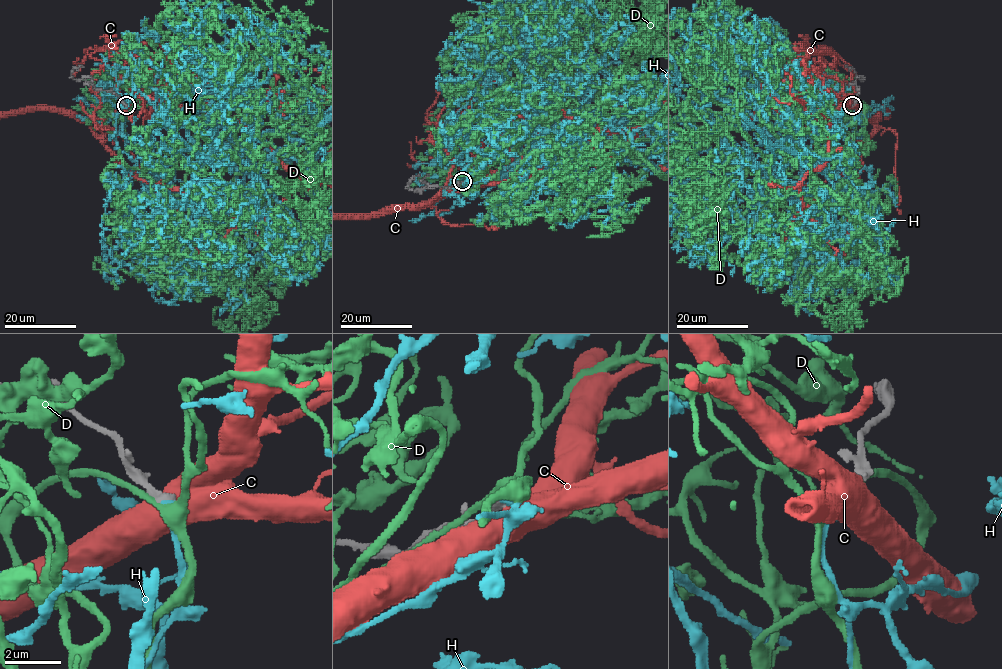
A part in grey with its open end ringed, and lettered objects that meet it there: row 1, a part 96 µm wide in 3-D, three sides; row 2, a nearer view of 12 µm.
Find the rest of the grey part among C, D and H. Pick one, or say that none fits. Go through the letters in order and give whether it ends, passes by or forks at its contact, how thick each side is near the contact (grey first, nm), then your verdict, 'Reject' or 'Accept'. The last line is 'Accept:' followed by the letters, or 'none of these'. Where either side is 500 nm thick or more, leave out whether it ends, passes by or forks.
C: Thickness 440 nm (grey) against 750 nm. Reject
D: It passes by. Thickness 460 nm (grey) against 280 nm. Reject
H: It ends there. Thickness 440 nm (grey) against 380 nm. Accept
Accept: H

